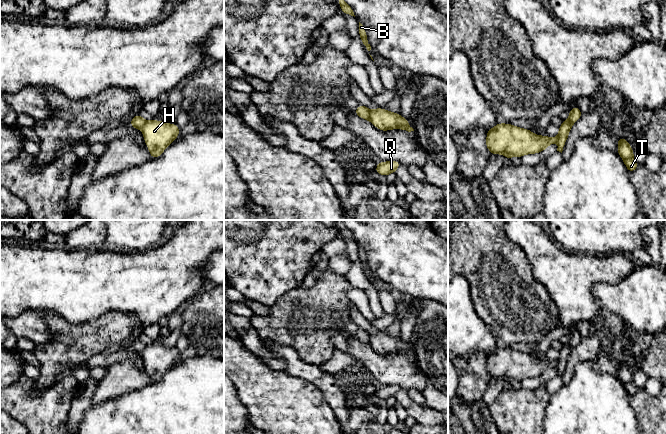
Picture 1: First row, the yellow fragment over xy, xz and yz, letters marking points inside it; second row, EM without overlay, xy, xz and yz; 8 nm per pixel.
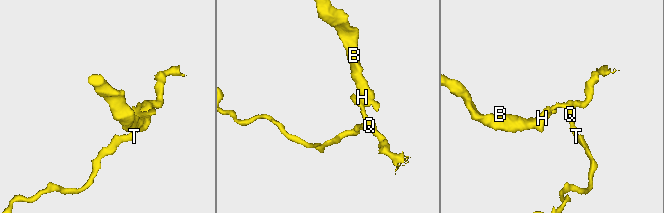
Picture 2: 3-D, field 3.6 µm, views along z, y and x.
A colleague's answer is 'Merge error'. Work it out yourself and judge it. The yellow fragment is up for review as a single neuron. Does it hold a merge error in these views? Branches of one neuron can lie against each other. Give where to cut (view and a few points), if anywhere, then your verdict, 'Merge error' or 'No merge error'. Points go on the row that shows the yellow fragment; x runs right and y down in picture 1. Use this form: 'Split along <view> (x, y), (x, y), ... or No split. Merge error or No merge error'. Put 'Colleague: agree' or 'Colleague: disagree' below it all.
Split along xz (368, 110), (370, 120). Merge error
Colleague: agree

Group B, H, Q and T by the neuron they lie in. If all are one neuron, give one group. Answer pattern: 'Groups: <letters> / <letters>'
Groups: B H / Q T

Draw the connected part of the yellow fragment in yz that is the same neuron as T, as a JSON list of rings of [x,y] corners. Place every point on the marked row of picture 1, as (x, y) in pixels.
[[[623,137],[618,139],[618,154],[623,159],[629,172],[636,170],[638,164],[633,156],[633,149],[630,147],[629,142],[626,141]]]

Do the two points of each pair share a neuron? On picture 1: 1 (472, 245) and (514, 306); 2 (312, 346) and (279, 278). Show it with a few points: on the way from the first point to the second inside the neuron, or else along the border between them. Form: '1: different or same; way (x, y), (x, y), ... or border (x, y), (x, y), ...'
1: same; way (481, 260), (501, 280), (504, 291)
2: different; border (299, 285), (287, 290), (269, 306)

